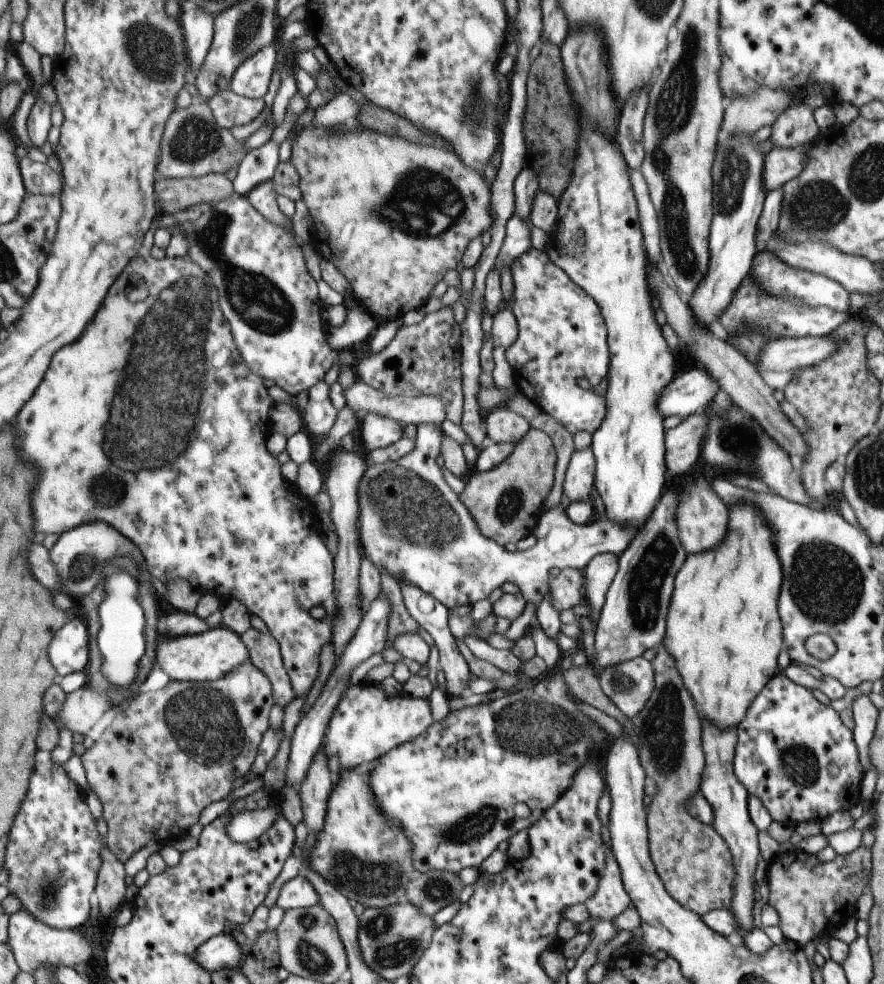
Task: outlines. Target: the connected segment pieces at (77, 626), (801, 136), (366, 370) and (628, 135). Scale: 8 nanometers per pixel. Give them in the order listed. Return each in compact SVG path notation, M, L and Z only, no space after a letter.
M69 620L51 640L49 648L49 662L53 664L59 676L69 672L84 672L87 664L87 630L83 622Z
M803 103L787 108L771 125L769 140L775 148L797 148L799 144L812 142L819 130L813 112Z
M445 307L426 314L419 324L401 325L381 352L355 360L353 369L356 379L387 397L397 394L405 397L439 396L445 406L445 419L459 425L462 416L460 364L448 344L453 334L453 320L451 308Z
M647 91L635 92L621 108L621 116L617 120L617 144L621 148L621 156L625 158L631 170L639 170L643 162L643 148L641 147L641 128L643 114L645 114L645 100Z

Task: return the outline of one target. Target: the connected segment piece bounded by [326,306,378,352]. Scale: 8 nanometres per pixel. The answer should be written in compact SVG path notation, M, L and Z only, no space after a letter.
M361 307L347 308L347 316L341 326L327 327L326 340L331 351L348 349L371 335L378 321Z

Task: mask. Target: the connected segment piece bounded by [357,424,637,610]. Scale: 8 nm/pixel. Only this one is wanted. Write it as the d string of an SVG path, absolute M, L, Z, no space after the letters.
M419 424L415 436L415 448L407 455L395 461L386 461L384 464L366 466L357 486L357 524L359 524L359 544L362 556L369 558L369 562L385 574L399 578L409 586L419 588L421 592L429 594L434 600L441 602L446 610L455 609L464 605L473 605L501 587L505 582L515 585L525 602L535 604L541 602L547 591L548 570L569 568L581 570L587 562L601 553L621 554L629 542L635 538L637 528L631 524L615 524L611 520L590 522L585 525L573 524L565 516L561 505L547 510L539 518L536 529L536 544L523 552L507 552L493 540L479 534L473 518L469 516L465 506L460 502L453 490L445 484L439 466L435 459L439 455L439 442L444 432L438 424Z

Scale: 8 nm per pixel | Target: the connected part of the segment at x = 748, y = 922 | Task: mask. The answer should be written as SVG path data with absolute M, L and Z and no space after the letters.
M701 722L701 748L705 754L705 768L699 780L699 793L703 799L709 804L713 812L713 822L710 825L721 840L725 842L725 846L729 848L731 856L731 864L733 864L733 896L731 896L731 904L729 904L729 912L733 914L735 922L737 922L737 932L733 932L733 937L729 938L734 943L740 942L744 944L745 937L753 929L753 905L755 901L754 872L757 864L758 841L757 830L751 824L747 812L746 801L748 794L745 788L739 784L739 780L733 774L733 756L735 742L735 728L713 728L713 724L709 722Z

